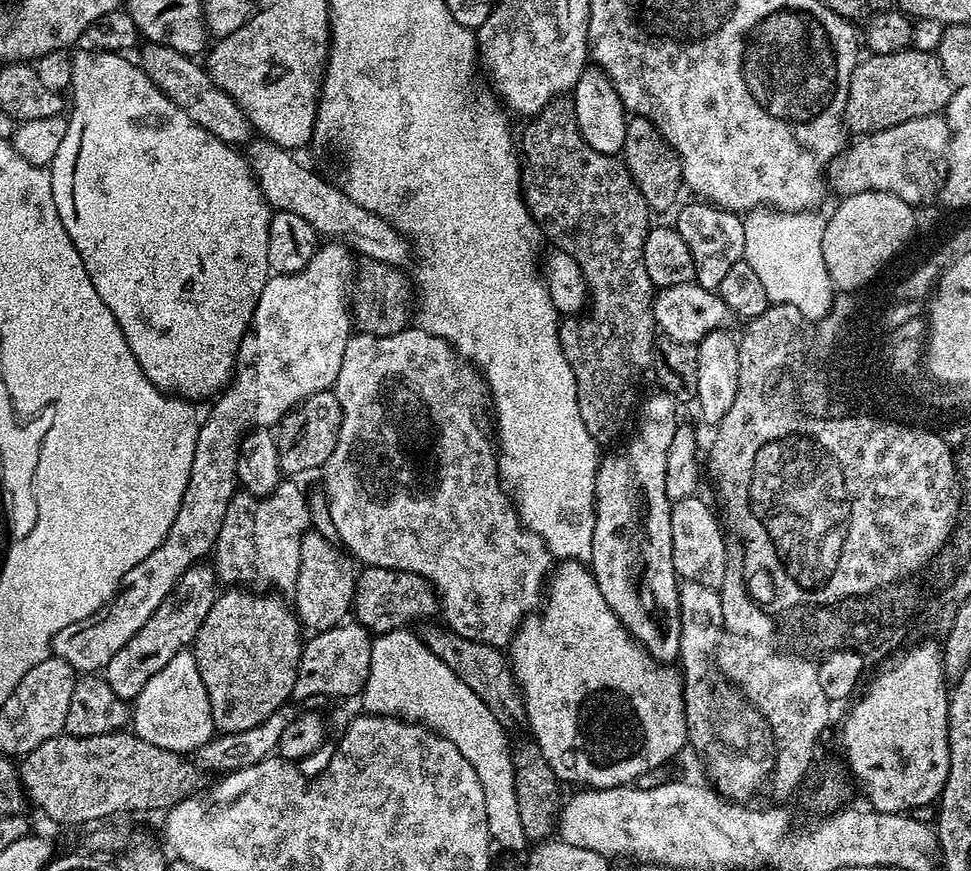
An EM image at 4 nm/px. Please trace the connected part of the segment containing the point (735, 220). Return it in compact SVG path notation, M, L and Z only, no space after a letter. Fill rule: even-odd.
M711 202L696 203L700 204L679 205L675 213L677 216L674 227L678 234L682 234L686 246L690 246L690 258L694 258L696 271L695 283L702 285L706 290L716 292L722 286L722 278L726 278L727 272L734 267L734 262L744 259L744 221L737 213L729 212L726 208L718 208Z

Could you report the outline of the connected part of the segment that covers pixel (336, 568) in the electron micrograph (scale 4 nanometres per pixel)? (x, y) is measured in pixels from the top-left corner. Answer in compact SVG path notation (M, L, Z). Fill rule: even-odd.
M315 530L308 531L302 538L302 562L298 562L298 582L294 593L294 611L301 625L317 633L345 623L347 616L344 615L352 612L357 575L353 557L333 537L323 536Z

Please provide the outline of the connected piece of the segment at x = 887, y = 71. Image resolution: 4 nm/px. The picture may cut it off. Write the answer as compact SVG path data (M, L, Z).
M909 46L894 54L868 54L865 57L856 65L860 76L860 100L856 100L856 80L850 78L844 111L857 133L867 134L875 124L890 127L919 116L940 114L947 109L954 87L936 52L919 52Z

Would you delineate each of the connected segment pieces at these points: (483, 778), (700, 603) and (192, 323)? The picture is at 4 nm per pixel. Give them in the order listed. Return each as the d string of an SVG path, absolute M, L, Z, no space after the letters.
M397 630L394 632L381 632L372 641L372 653L370 654L370 674L364 683L362 701L363 711L377 716L399 716L405 720L419 722L425 728L431 728L440 736L445 736L454 746L458 746L458 754L474 766L474 774L478 774L478 782L482 782L482 794L486 794L486 822L488 832L493 841L512 852L523 853L529 847L530 841L525 838L522 830L522 814L518 814L518 794L516 793L516 775L514 774L514 762L512 761L512 748L508 744L509 733L490 714L490 706L462 682L446 662L442 662L434 653L426 647L423 639L416 636L412 630Z
M680 580L680 621L682 634L678 664L684 681L684 720L688 723L688 744L700 755L708 771L707 783L711 787L729 801L751 801L748 799L763 784L769 783L776 765L776 737L767 715L759 707L756 709L739 687L731 683L712 684L708 663L720 639L726 636L719 591L698 582Z
M87 51L88 52L80 52L78 54L75 53L75 55L72 56L72 83L70 85L70 93L72 92L72 100L70 96L70 112L72 108L72 116L69 115L67 117L68 129L62 142L59 143L58 152L54 154L50 165L50 171L52 173L52 193L54 194L54 206L58 206L58 218L62 218L62 226L66 226L66 234L70 234L70 242L74 242L74 246L82 258L82 266L86 266L86 274L90 274L90 282L94 282L94 290L98 290L98 298L102 298L102 302L106 302L110 314L114 314L114 318L122 330L122 338L126 338L126 346L130 346L134 358L138 362L138 366L142 366L146 378L150 378L150 382L154 382L156 388L160 389L161 393L175 394L189 402L204 400L207 396L212 395L212 397L215 397L217 394L223 393L231 381L232 373L236 366L236 355L240 349L240 343L244 335L248 332L248 327L254 314L254 306L258 306L258 298L262 294L262 290L266 286L270 275L266 246L268 245L268 227L272 221L273 209L270 207L268 199L262 194L262 190L258 186L255 176L252 174L252 168L248 165L247 159L245 159L241 153L239 156L239 154L236 153L239 151L237 151L233 145L222 142L214 134L202 130L202 126L198 126L198 122L194 122L194 118L190 118L190 114L186 114L186 110L174 106L174 102L170 102L170 98L166 98L166 94L162 94L162 90L158 90L158 86L154 86L154 82L144 73L144 69L140 67L139 63L132 61L131 64L131 62L128 61L129 57L127 55L118 52Z

